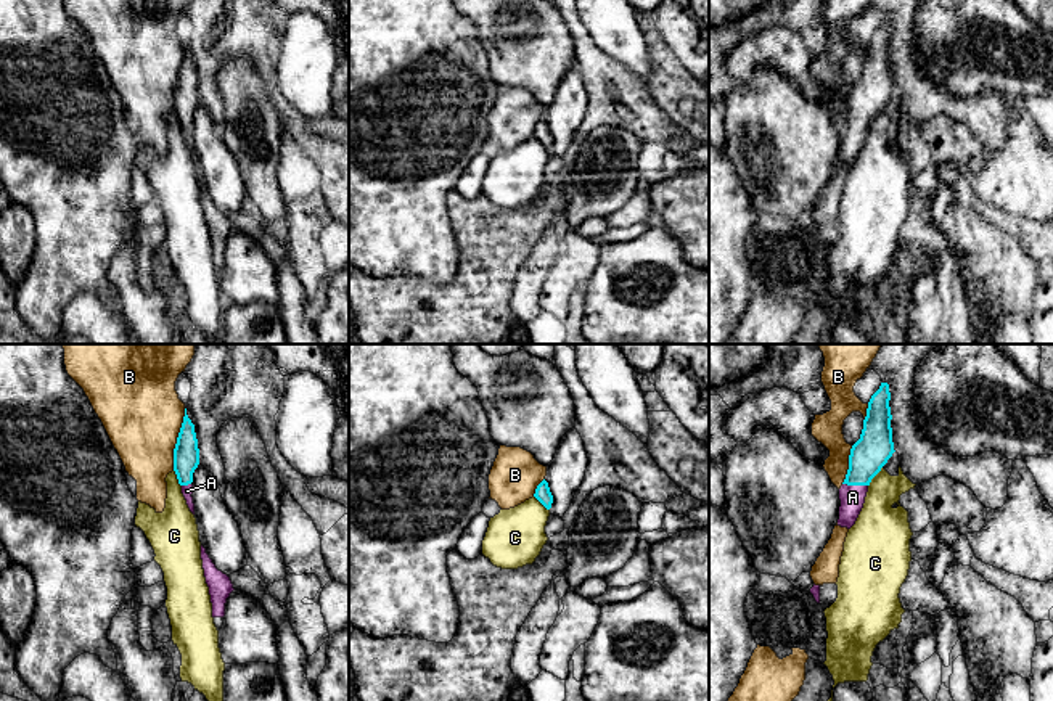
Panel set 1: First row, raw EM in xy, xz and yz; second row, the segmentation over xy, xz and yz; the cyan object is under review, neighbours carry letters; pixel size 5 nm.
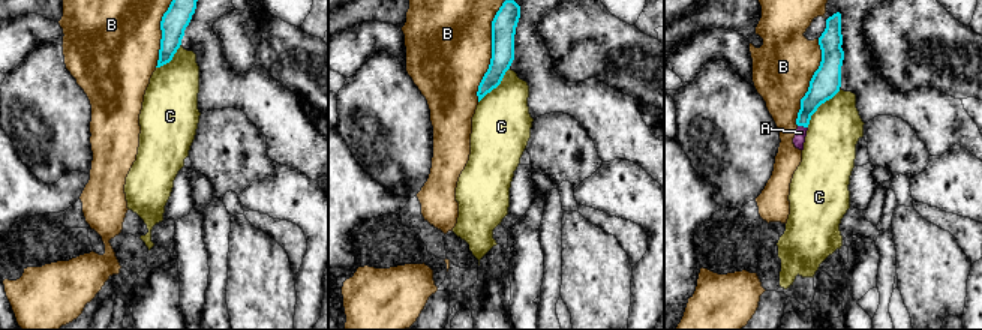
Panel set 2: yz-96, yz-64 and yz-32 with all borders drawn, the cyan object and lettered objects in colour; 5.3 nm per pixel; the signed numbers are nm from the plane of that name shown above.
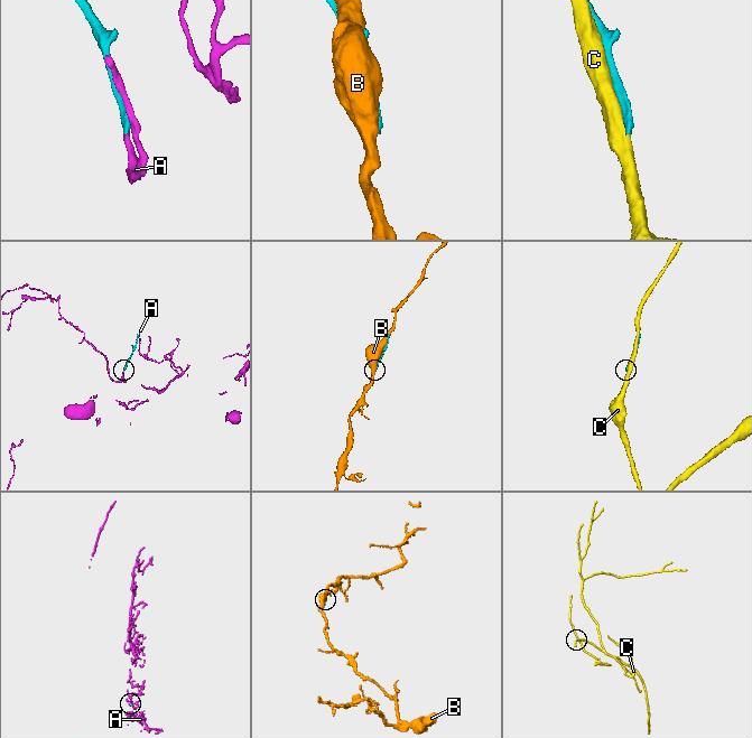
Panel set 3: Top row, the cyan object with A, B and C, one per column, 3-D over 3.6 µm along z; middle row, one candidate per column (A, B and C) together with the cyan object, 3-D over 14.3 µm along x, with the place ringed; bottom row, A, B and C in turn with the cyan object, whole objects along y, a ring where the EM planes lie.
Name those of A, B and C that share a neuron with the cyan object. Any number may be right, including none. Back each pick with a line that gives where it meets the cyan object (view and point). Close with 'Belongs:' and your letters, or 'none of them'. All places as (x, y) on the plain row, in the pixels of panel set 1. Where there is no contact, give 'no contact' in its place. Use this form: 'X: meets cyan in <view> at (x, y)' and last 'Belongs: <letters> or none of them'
A: meets cyan in yz at (856, 124)
Belongs: A

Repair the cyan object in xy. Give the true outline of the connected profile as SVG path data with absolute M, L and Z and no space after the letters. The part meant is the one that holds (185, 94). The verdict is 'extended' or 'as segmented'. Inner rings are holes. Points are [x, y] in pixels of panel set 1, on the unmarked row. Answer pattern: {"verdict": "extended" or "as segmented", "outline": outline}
{"verdict": "extended", "outline": "M185 48L185 56L183 56L183 63L177 77L177 84L174 88L174 111L177 114L178 124L182 125L182 133L186 140L186 145L190 148L190 151L195 154L195 143L193 143L193 113L199 105L199 88L198 88L198 79L196 79L196 72L195 72L195 64L191 63L191 59L186 55L186 48Z"}

